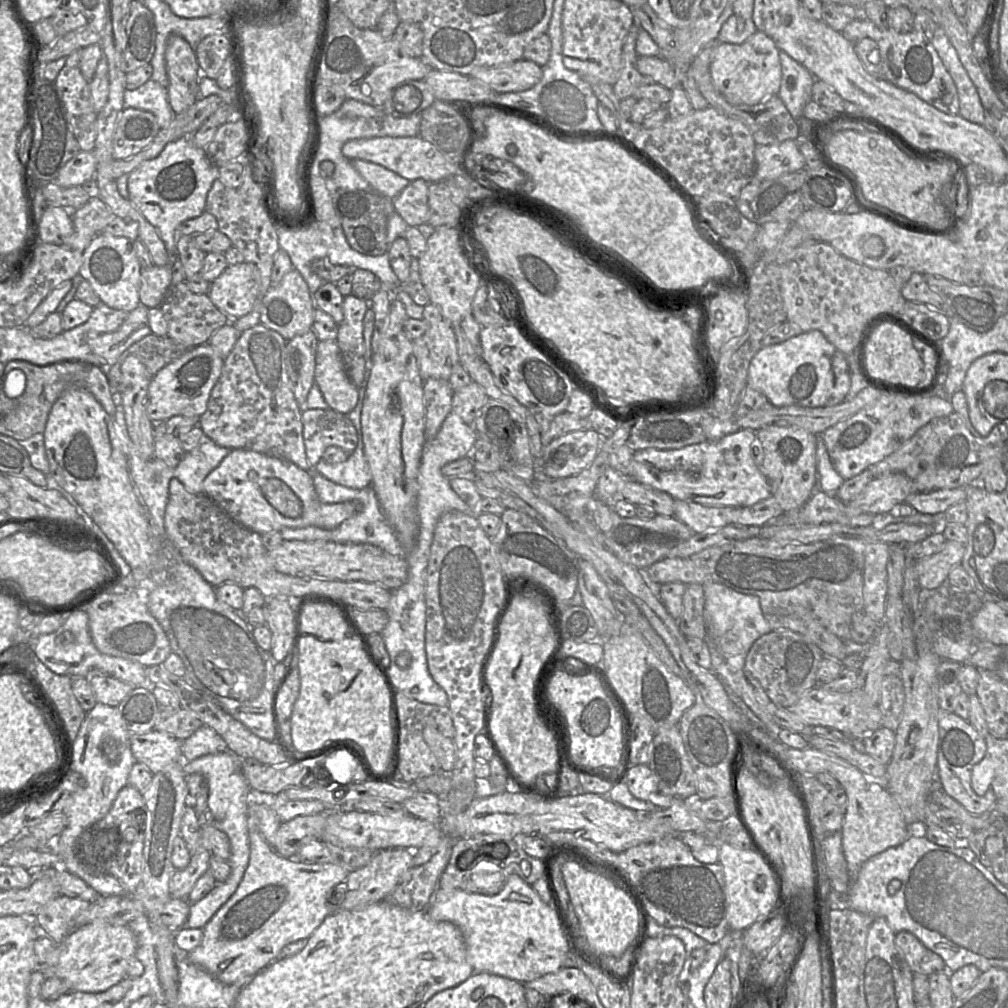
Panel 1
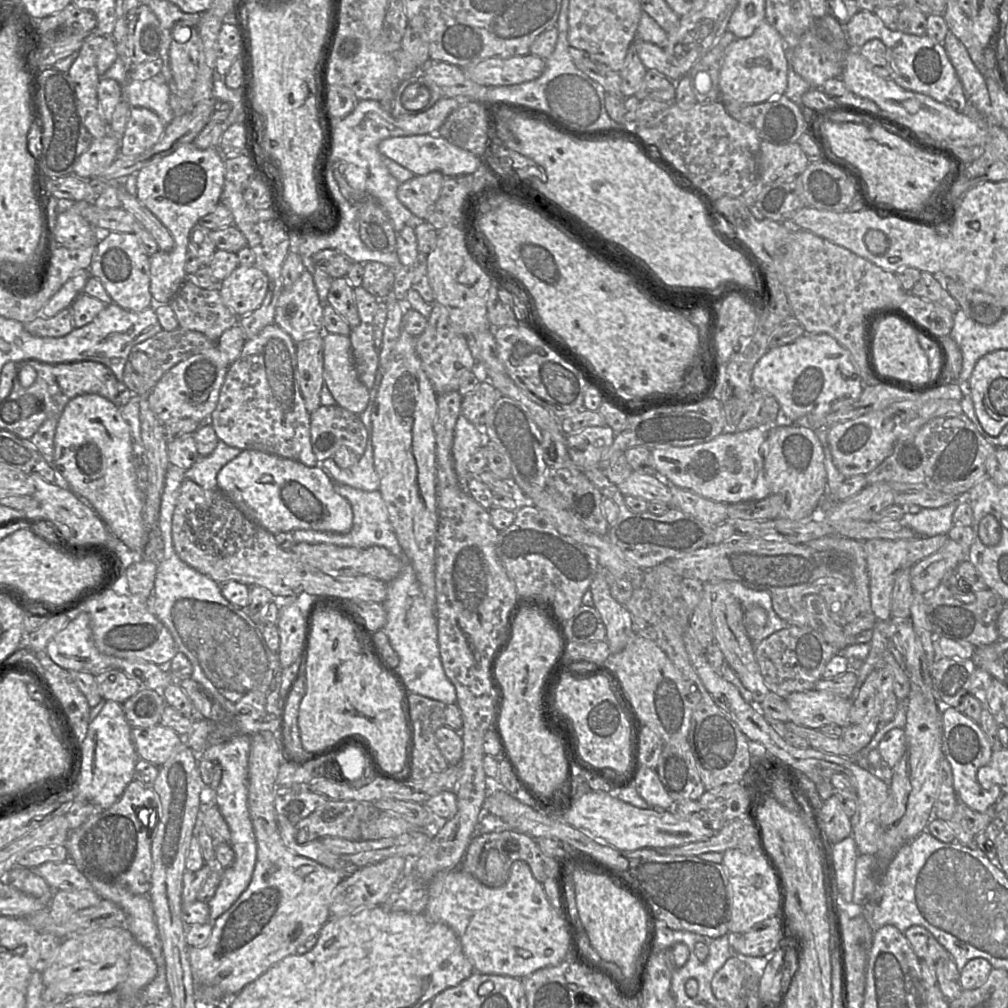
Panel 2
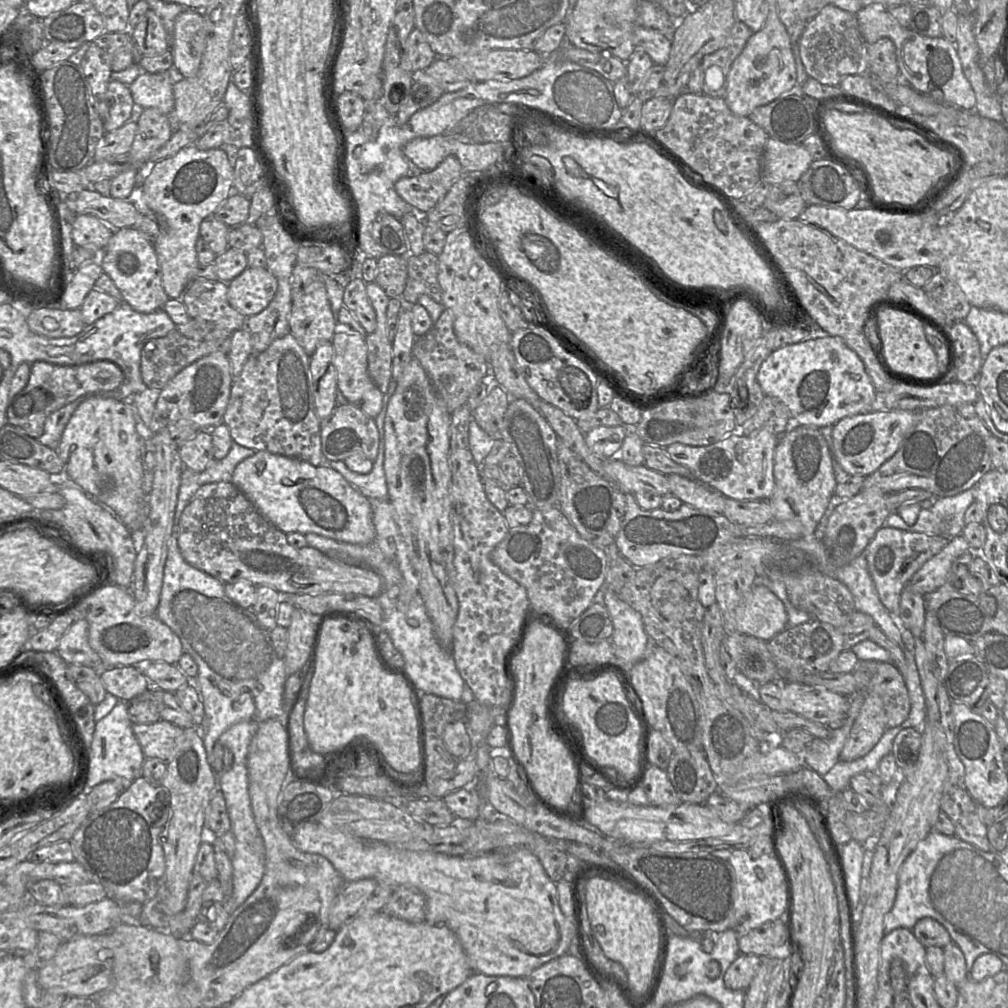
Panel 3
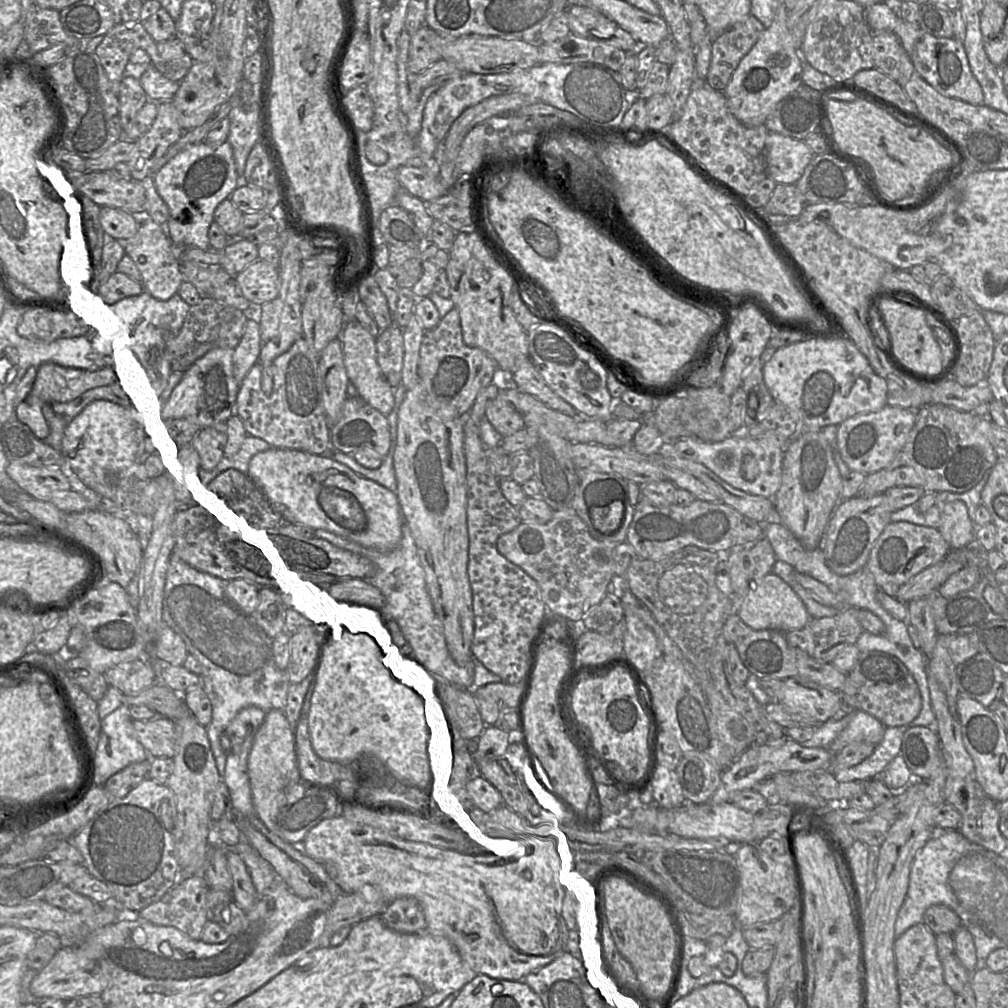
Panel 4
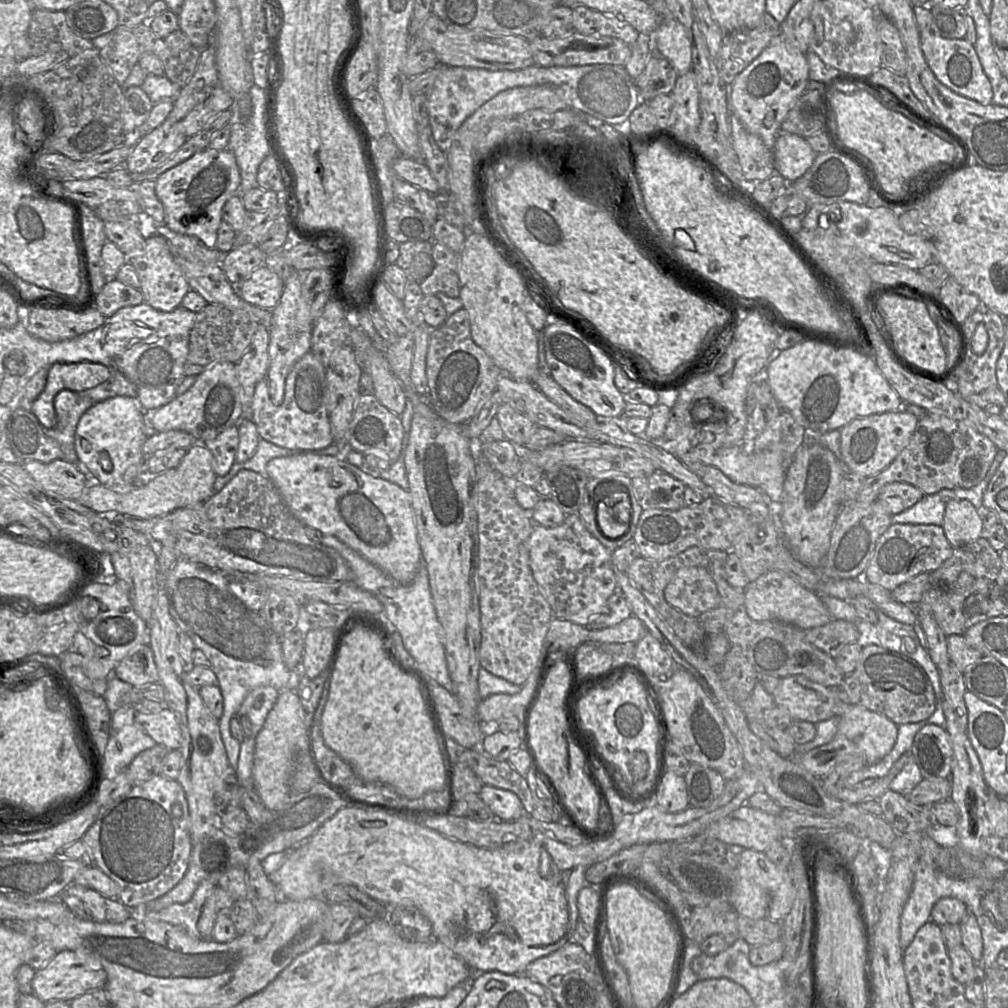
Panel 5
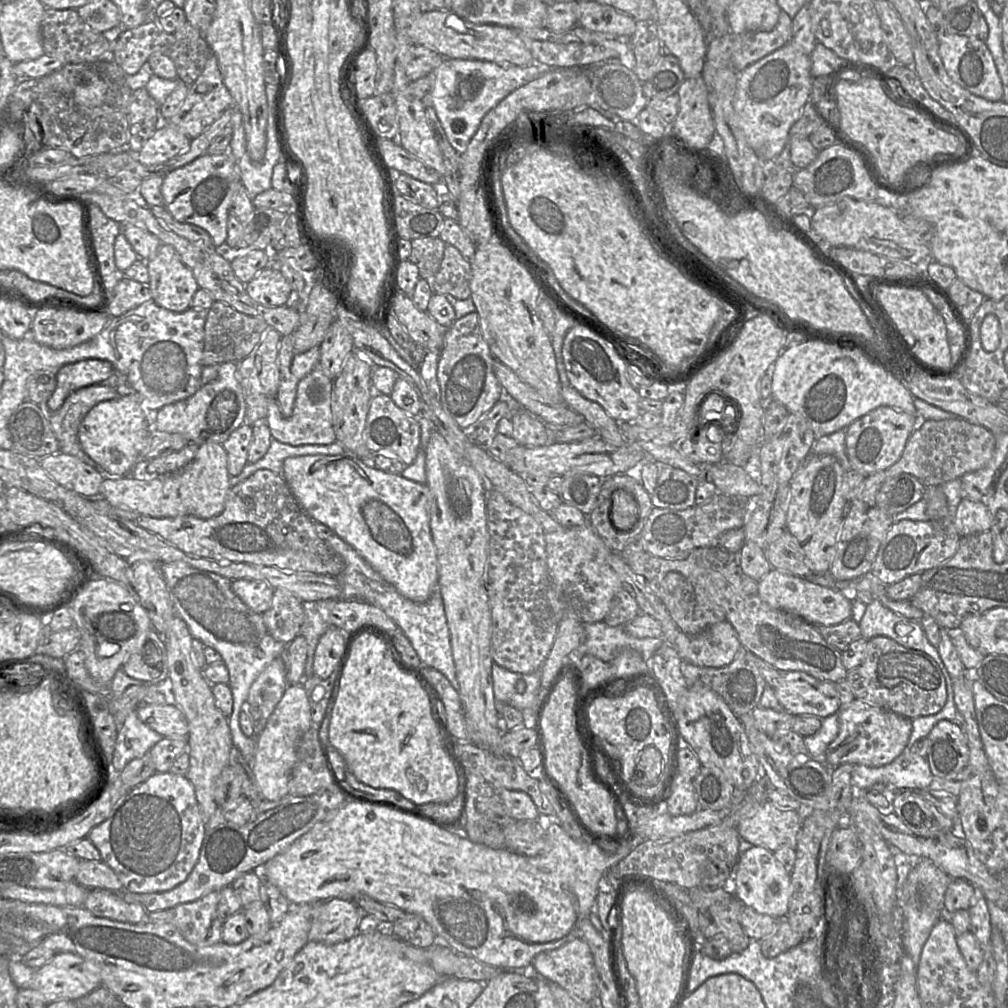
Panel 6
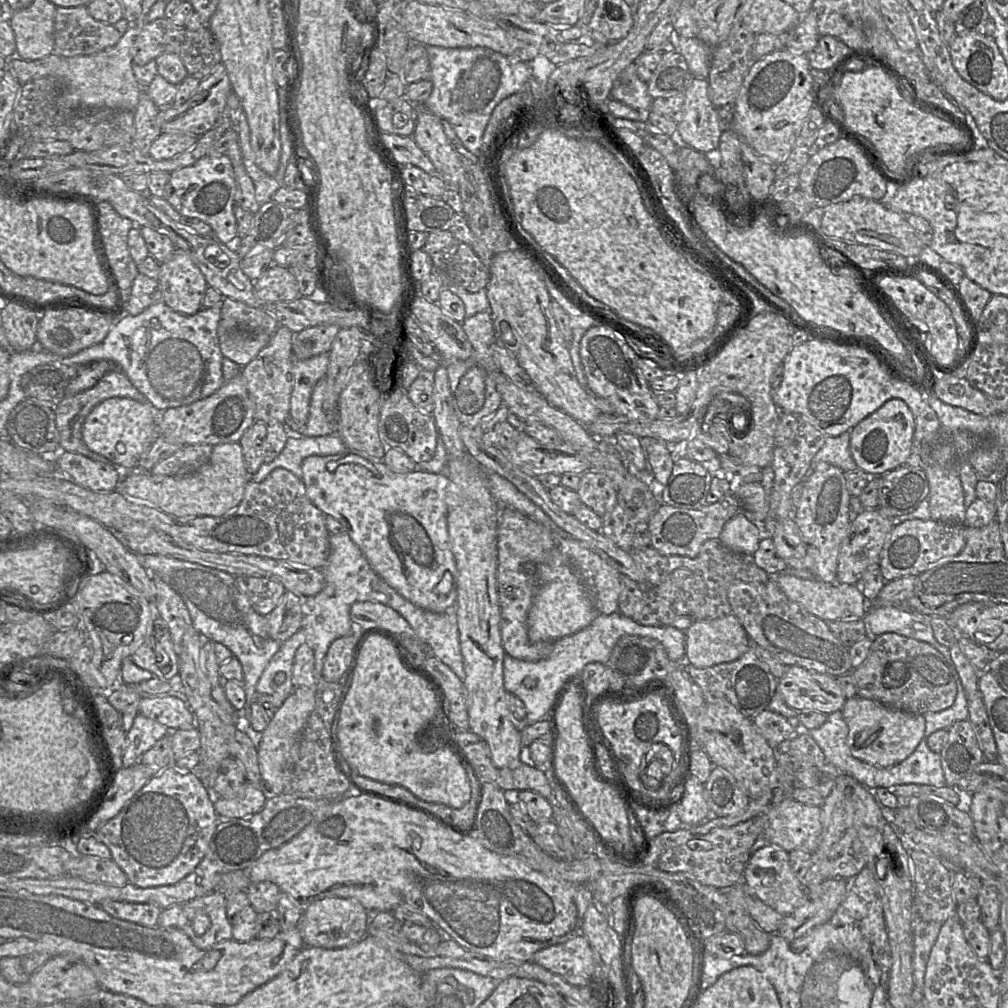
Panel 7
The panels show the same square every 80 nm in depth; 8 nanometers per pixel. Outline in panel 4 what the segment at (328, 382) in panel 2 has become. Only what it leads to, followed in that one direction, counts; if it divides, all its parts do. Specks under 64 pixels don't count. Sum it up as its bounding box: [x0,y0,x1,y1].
[337,323,395,415]

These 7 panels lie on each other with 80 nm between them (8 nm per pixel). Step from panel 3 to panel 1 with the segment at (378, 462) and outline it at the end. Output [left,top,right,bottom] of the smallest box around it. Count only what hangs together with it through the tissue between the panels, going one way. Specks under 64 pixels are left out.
[310,387,372,489]

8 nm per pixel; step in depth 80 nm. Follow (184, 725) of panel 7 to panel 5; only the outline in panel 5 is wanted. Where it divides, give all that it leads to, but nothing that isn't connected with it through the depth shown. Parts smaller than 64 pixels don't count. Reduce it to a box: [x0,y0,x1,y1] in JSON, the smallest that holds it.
[134,707,182,750]

